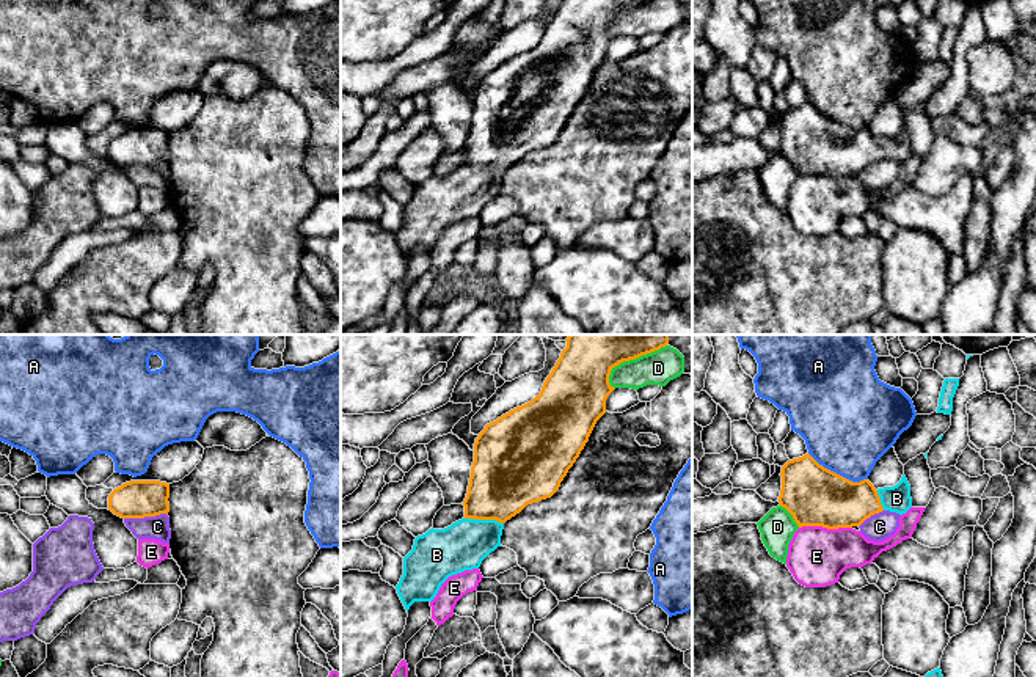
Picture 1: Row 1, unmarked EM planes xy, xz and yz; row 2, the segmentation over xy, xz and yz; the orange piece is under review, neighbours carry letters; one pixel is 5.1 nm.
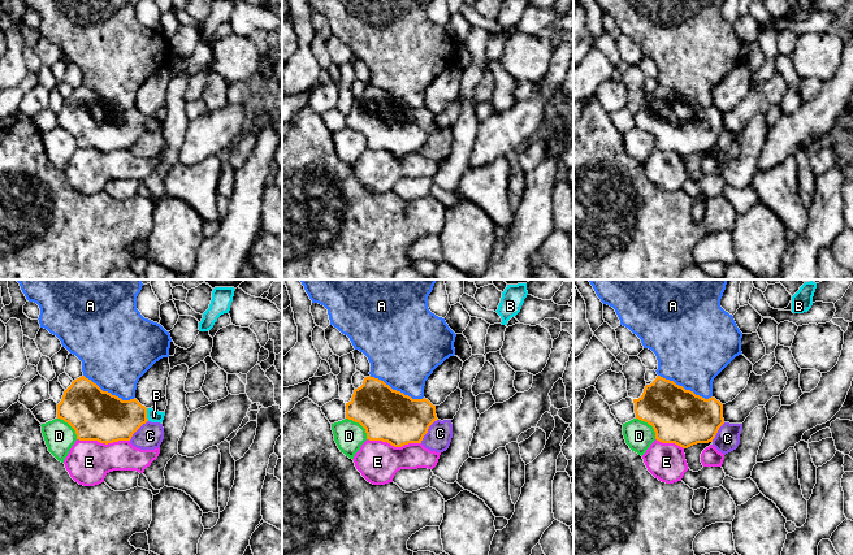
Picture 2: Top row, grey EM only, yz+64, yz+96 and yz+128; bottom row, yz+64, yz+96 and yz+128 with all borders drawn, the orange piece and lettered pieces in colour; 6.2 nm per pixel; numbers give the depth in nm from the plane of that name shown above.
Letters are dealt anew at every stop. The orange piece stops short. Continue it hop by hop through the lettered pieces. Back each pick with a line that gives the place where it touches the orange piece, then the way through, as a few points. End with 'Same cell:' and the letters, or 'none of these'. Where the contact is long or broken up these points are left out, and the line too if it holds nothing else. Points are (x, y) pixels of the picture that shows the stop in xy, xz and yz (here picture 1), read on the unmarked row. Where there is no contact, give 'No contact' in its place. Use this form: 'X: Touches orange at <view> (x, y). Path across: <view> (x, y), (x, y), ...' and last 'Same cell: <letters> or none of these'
B: Touches orange at xz (484, 167). Path across: xz (506, 124), (498, 132), (484, 167), (482, 175), (463, 193)
Same cell: B

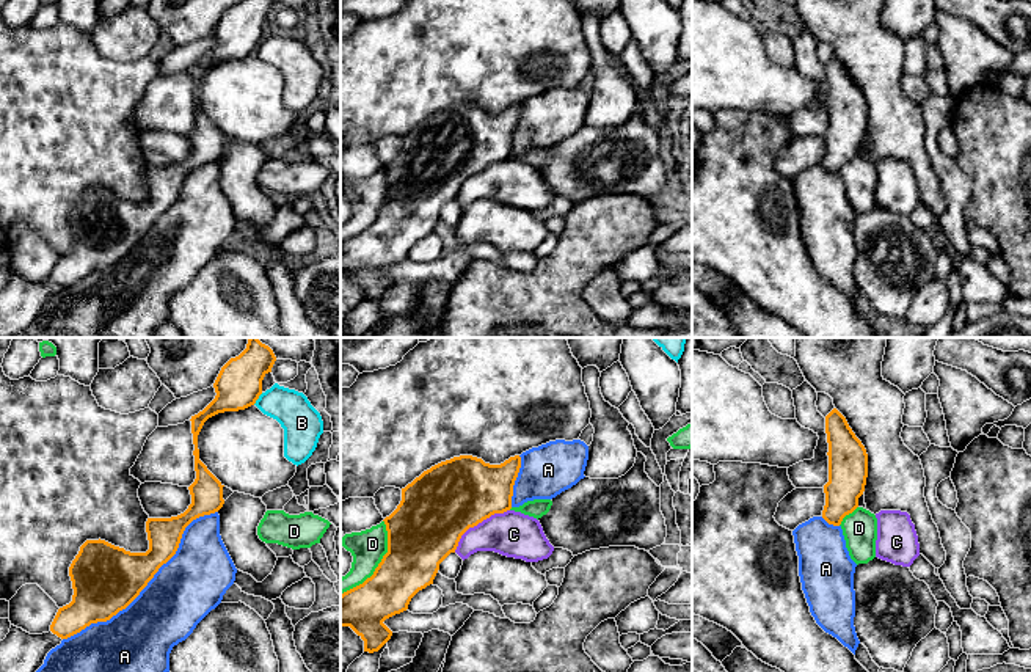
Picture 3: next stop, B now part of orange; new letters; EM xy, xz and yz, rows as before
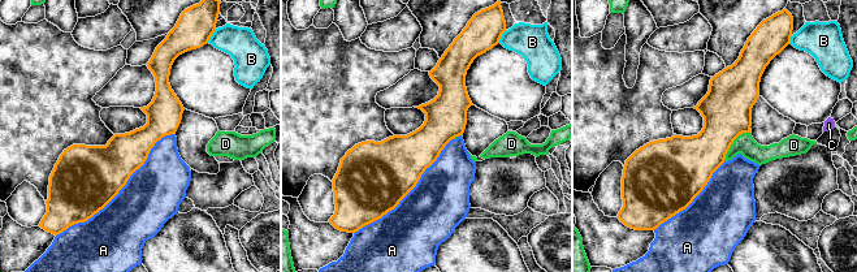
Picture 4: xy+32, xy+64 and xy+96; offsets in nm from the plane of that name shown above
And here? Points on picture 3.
Same cell: none of these

